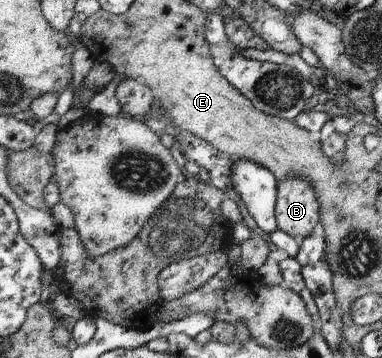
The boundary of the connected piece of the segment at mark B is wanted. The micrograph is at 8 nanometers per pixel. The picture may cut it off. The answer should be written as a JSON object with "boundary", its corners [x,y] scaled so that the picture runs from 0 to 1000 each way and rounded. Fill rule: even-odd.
{"boundary":[[[751,489],[725,508],[717,589],[728,640],[791,670],[838,612],[827,531],[809,500],[783,489]]]}

